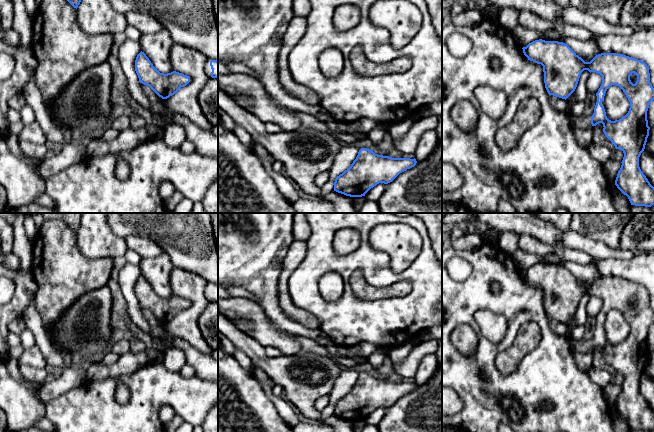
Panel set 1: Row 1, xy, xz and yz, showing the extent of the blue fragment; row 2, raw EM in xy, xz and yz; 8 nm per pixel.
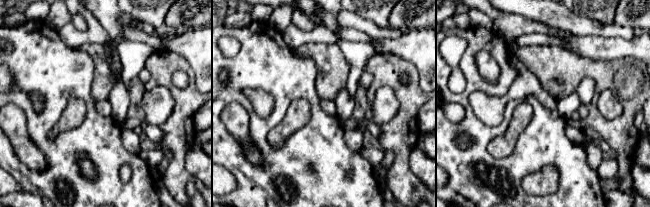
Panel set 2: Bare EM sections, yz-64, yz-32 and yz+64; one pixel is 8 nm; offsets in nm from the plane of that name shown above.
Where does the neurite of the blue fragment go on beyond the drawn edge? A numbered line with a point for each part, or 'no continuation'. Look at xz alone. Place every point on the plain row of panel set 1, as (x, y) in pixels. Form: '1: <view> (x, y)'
no continuation

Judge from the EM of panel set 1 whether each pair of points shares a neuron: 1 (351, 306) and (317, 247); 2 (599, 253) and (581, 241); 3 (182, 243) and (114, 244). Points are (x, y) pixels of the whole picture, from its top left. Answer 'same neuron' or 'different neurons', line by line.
1: same neuron
2: same neuron
3: different neurons

